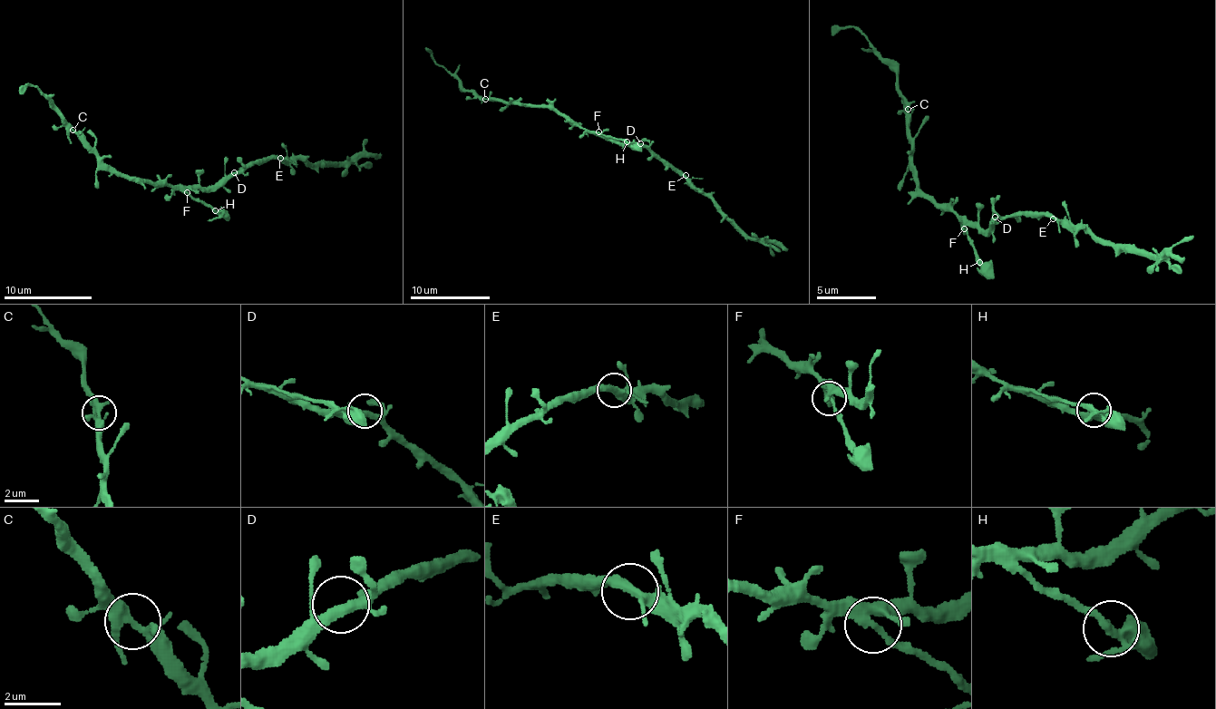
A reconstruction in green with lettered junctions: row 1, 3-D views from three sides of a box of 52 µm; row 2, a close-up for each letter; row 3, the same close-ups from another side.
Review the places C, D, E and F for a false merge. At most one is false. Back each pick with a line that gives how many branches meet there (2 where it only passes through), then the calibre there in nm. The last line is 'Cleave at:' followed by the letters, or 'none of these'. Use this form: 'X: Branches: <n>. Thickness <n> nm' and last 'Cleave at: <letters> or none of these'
F: Branches: 4. Thickness 320 nm
Cleave at: F

